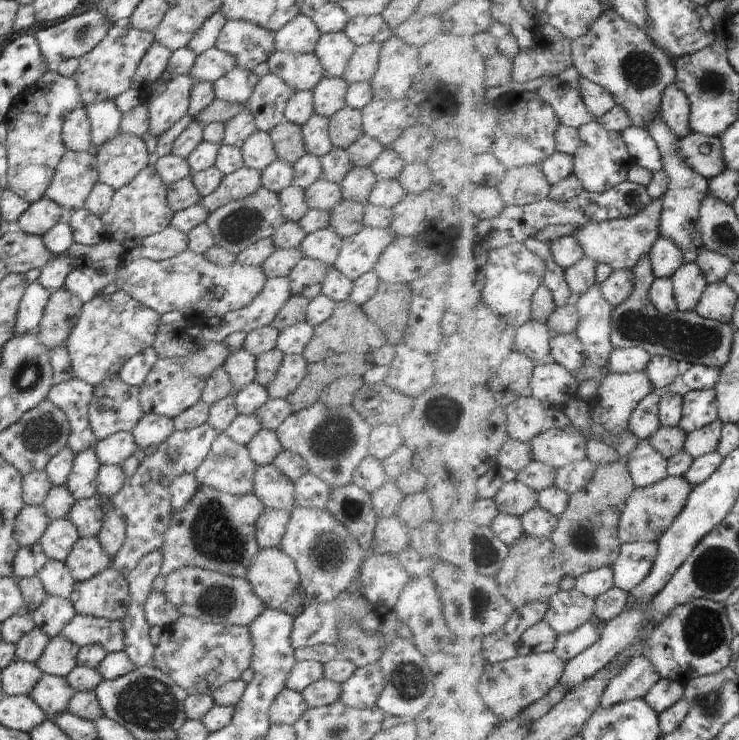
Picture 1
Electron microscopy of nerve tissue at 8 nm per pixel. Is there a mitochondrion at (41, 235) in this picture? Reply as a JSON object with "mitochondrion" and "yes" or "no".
{"mitochondrion":"no"}

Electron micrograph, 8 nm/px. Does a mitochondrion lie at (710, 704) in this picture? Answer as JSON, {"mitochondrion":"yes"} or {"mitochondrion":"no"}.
{"mitochondrion":"yes"}

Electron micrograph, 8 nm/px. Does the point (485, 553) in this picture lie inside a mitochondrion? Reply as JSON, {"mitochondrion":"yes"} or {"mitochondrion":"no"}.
{"mitochondrion":"yes"}

